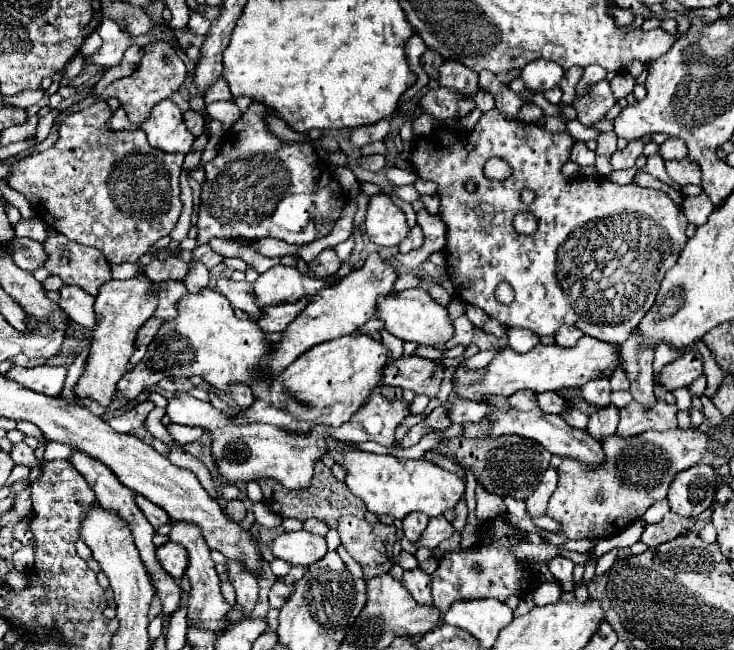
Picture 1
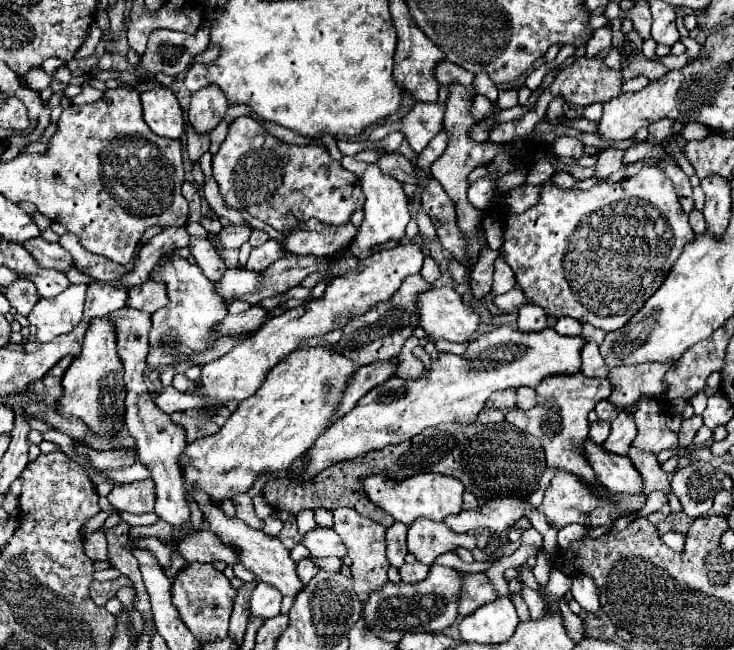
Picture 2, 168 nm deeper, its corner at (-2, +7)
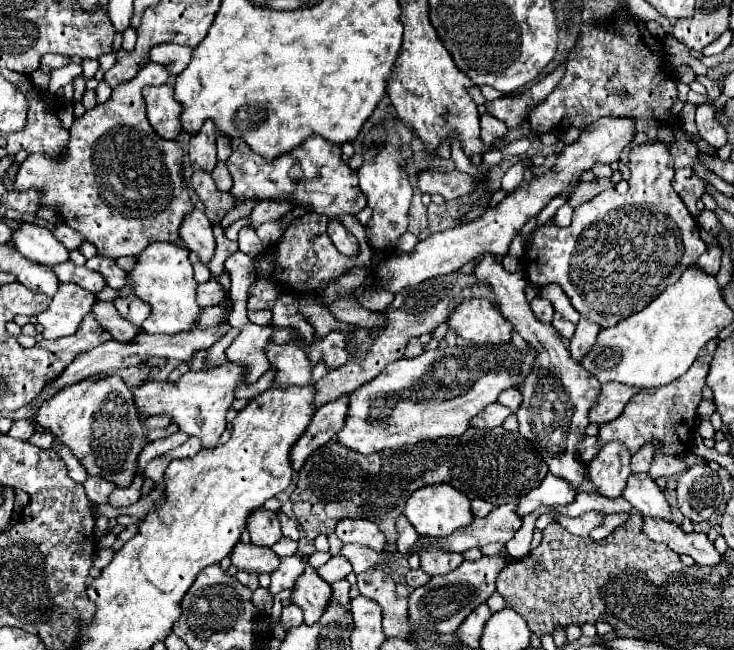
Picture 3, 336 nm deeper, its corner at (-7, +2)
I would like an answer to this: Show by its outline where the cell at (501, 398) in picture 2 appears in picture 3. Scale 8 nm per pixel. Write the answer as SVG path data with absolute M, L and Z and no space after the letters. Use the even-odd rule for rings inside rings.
M491 403L483 409L483 413L477 413L475 419L471 421L473 427L479 427L479 429L487 429L487 427L497 427L501 425L507 417L511 415L511 411L499 403Z

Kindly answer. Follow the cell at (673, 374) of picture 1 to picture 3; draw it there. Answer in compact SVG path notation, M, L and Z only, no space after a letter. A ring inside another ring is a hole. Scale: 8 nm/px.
M615 381L603 383L601 397L589 411L589 421L601 425L617 419L623 413L625 405L631 401L631 397L635 397L637 393L639 389L631 389L629 385L619 385Z

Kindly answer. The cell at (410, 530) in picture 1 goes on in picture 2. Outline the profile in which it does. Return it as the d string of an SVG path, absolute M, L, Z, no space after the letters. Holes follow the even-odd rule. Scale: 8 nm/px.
M416 520L408 528L408 552L416 556L418 562L432 566L440 554L454 552L456 548L472 550L476 538L468 534L454 534L446 524L432 520Z

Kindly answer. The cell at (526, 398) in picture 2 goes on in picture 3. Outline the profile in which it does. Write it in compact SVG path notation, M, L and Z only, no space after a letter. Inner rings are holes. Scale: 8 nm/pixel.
M507 389L507 391L503 391L499 395L499 403L509 407L515 413L519 409L519 405L521 405L521 393L517 389Z

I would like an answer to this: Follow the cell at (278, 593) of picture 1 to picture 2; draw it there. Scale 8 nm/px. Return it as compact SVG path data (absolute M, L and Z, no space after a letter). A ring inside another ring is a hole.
M304 558L302 562L298 562L298 576L304 584L308 584L316 576L316 572L318 572L318 566L310 558Z

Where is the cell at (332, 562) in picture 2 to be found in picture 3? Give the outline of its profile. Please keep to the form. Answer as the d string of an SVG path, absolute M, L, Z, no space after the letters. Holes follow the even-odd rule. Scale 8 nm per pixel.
M340 580L336 581L332 585L332 590L333 590L333 597L347 609L347 611L350 611L350 597L349 597L349 591L350 591L350 584L348 583L347 580Z

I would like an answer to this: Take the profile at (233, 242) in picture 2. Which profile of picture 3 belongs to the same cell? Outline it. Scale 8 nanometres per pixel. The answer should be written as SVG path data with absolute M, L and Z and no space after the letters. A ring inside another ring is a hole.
M259 201L255 205L255 209L251 211L251 215L249 215L249 227L255 229L255 227L267 223L267 221L279 221L289 209L291 209L291 205L287 201L281 201L281 203L277 203L277 201Z

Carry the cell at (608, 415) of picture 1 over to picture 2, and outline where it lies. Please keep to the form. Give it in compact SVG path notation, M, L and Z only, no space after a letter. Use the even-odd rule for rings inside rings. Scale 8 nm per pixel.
M596 420L596 422L590 424L590 434L588 436L590 436L590 440L594 440L594 444L602 444L606 440L608 432L610 432L610 424L606 424L602 420Z

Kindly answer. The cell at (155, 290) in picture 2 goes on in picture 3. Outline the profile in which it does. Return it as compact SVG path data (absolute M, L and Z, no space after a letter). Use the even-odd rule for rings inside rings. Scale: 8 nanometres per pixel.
M129 295L129 297L123 297L123 299L115 299L113 303L115 303L117 311L125 319L135 323L135 325L141 325L151 313L151 307L145 301L139 301L139 297L135 297L135 295Z

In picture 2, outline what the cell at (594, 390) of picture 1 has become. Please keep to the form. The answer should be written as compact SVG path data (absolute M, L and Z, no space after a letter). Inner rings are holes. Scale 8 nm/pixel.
M590 340L590 342L586 342L582 346L582 354L580 356L582 356L582 372L586 376L592 376L592 378L594 376L600 376L600 378L606 376L608 368L606 368L606 364L604 364L600 352L598 352L598 344L594 340Z

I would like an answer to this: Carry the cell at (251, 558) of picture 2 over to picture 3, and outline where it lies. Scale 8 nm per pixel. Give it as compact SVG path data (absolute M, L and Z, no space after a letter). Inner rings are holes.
M307 563L307 569L297 577L291 589L291 603L301 607L305 613L305 625L313 625L319 621L331 597L331 585L325 583L317 571Z

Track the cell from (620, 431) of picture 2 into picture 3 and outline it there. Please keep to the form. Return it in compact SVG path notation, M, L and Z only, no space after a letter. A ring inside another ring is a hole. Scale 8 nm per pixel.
M609 441L599 455L589 463L589 477L597 491L605 497L619 497L627 477L631 475L631 453L619 445L619 441Z

